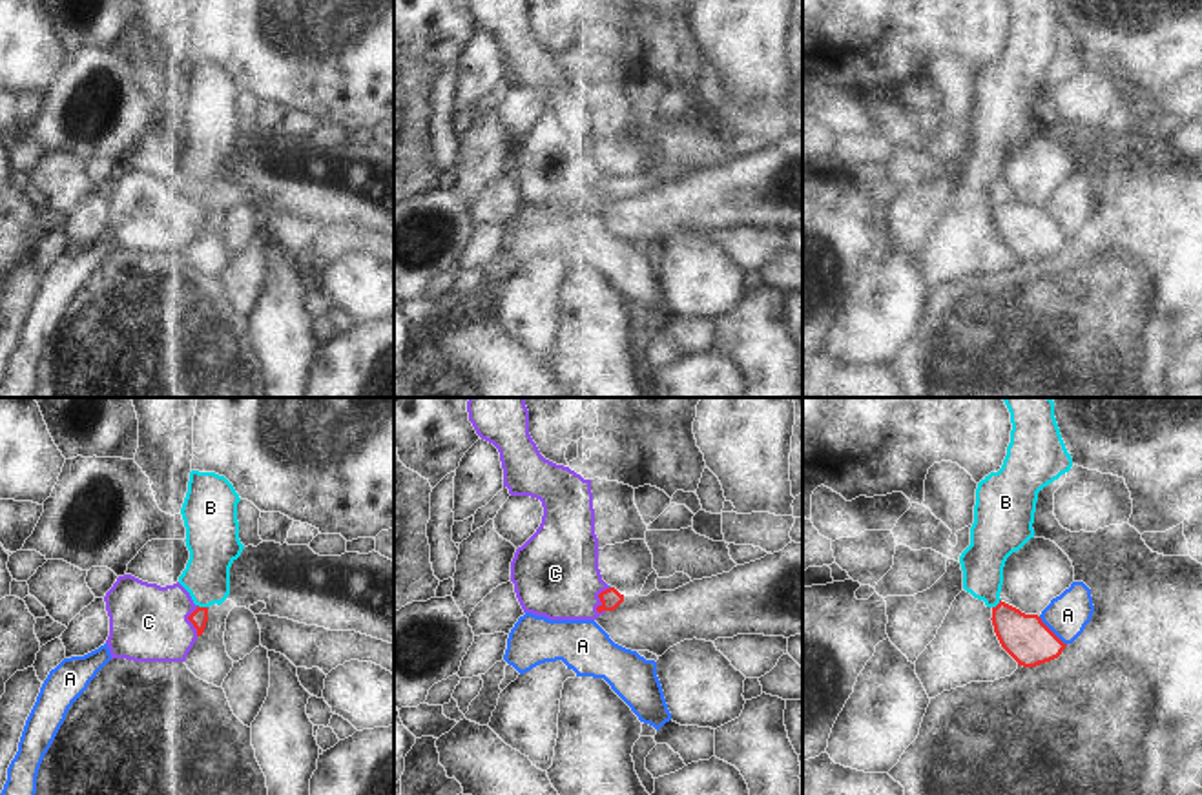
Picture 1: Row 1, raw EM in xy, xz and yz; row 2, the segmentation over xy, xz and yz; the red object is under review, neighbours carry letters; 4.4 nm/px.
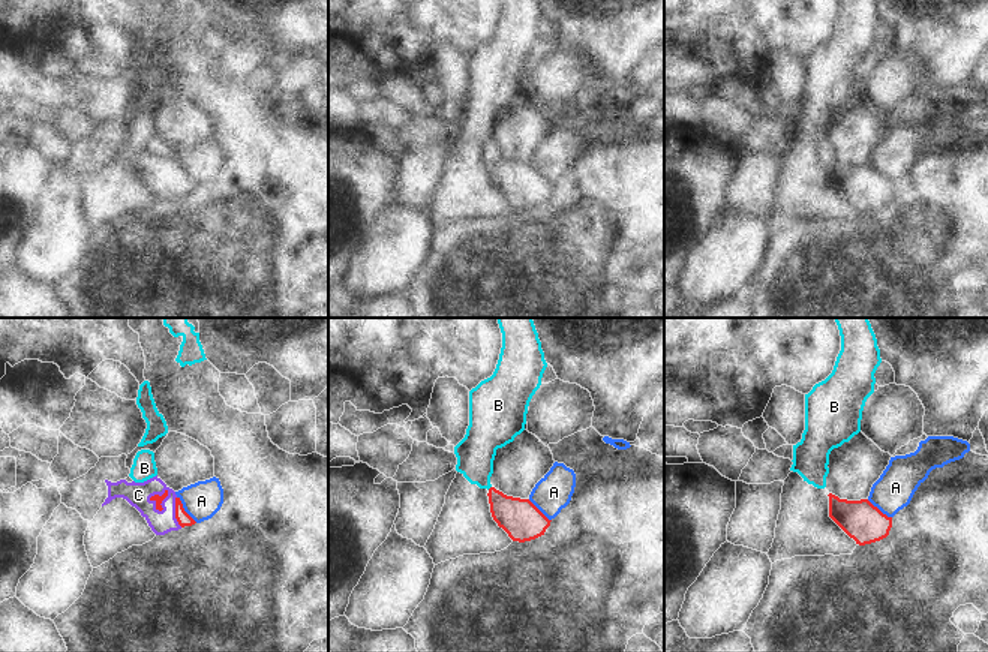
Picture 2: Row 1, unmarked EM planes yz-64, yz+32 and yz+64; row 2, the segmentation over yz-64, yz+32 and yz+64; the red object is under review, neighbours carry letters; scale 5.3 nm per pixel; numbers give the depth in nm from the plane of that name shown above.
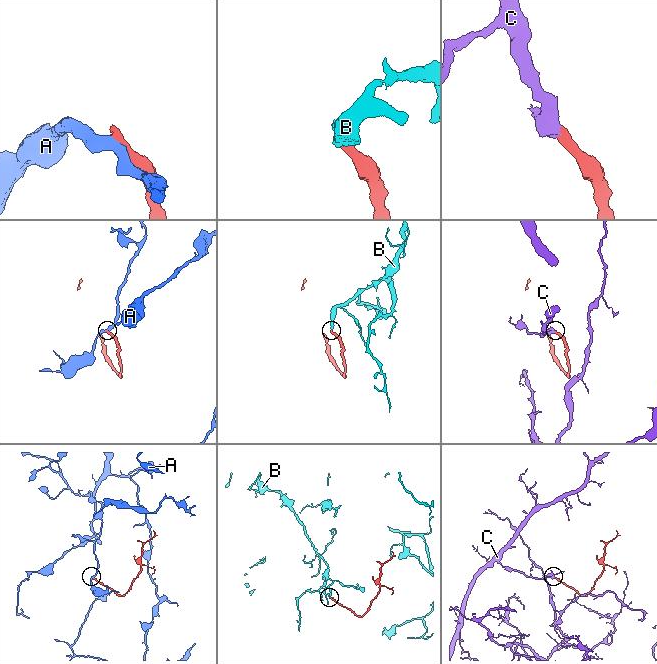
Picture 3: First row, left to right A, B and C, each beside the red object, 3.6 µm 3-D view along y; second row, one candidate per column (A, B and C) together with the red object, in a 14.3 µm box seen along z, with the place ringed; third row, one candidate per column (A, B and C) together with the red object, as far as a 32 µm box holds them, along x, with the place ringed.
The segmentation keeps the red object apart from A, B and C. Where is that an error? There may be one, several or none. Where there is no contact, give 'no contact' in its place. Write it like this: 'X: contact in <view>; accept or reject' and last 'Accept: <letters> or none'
A: contact in yz; reject
B: contact in xy; reject
C: contact in xz; accept
Accept: C

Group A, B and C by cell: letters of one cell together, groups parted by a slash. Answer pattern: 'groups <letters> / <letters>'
groups A / B / C

